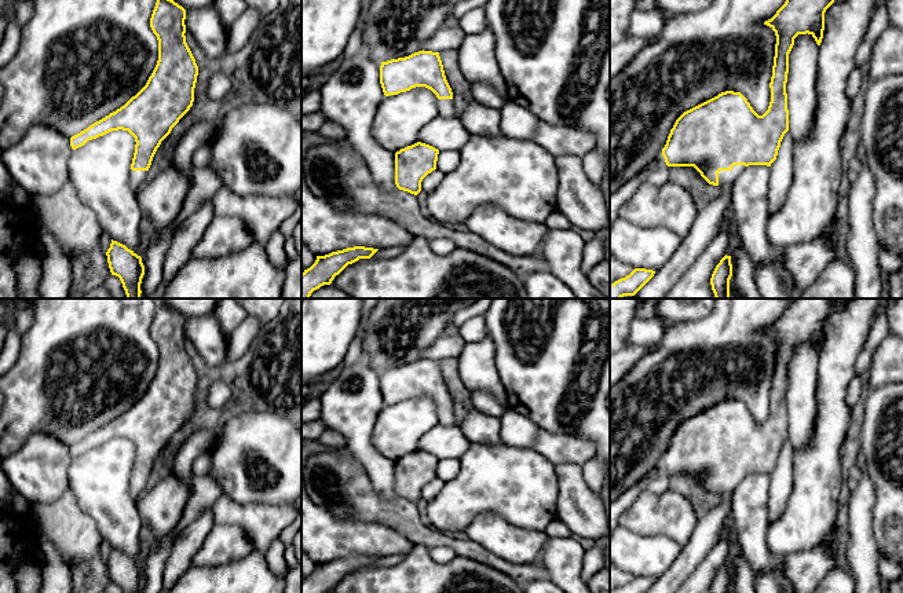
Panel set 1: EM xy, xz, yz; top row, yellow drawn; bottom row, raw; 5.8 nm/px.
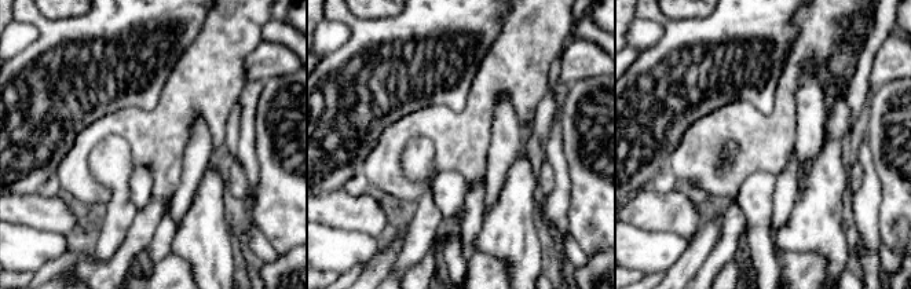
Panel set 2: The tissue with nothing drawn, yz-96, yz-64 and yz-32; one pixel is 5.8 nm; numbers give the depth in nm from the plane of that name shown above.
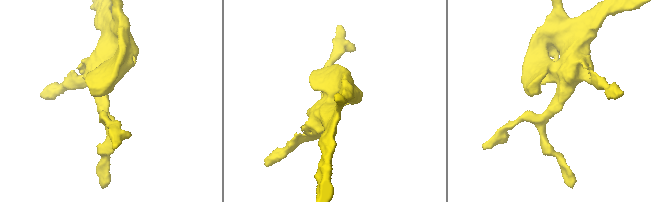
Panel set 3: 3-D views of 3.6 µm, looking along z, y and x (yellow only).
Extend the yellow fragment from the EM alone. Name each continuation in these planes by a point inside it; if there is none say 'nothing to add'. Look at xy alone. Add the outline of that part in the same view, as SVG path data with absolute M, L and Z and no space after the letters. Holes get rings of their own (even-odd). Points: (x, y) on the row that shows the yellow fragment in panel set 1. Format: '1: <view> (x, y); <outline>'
1: xy (138, 178); M131 169L131 176L129 176L129 187L134 188L135 191L143 187L147 183L147 173L149 171L132 171Z

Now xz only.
1: xz (446, 108); M438 99L438 110L439 110L439 116L443 118L458 117L453 99Z

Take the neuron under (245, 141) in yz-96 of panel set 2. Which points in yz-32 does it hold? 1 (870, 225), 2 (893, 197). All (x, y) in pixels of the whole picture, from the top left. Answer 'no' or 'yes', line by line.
1: yes
2: no

